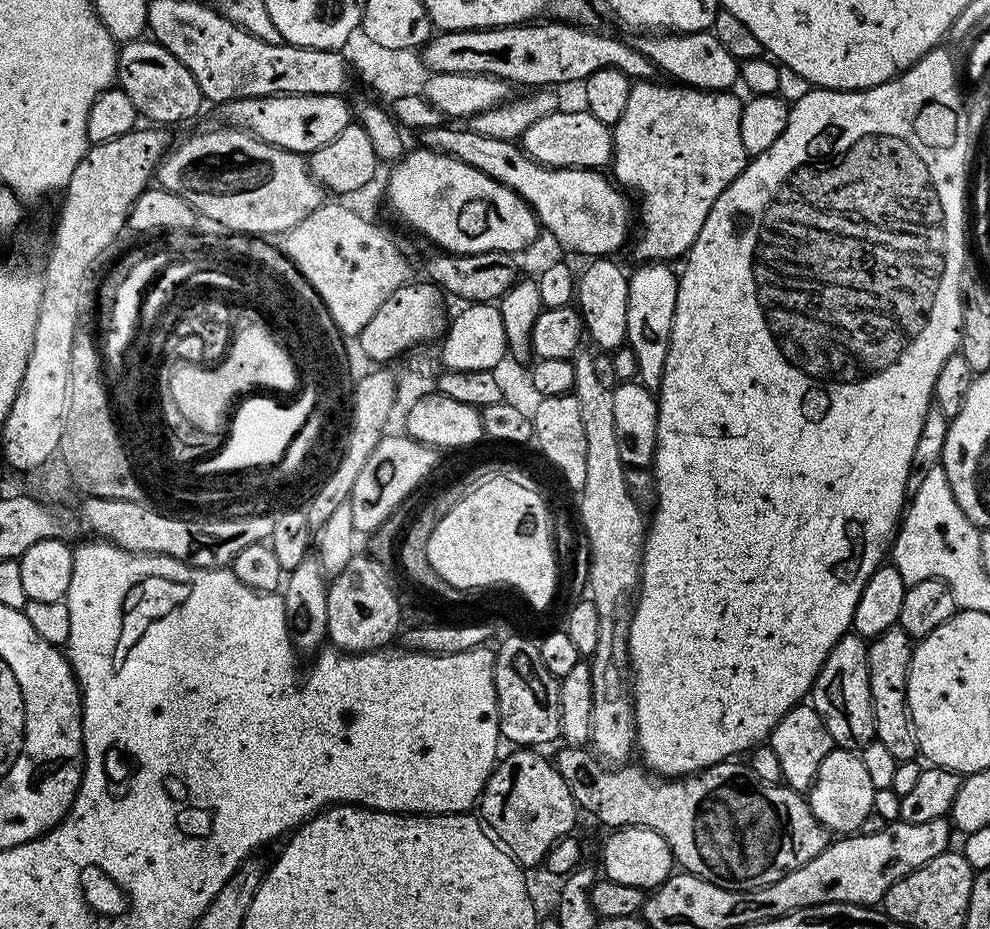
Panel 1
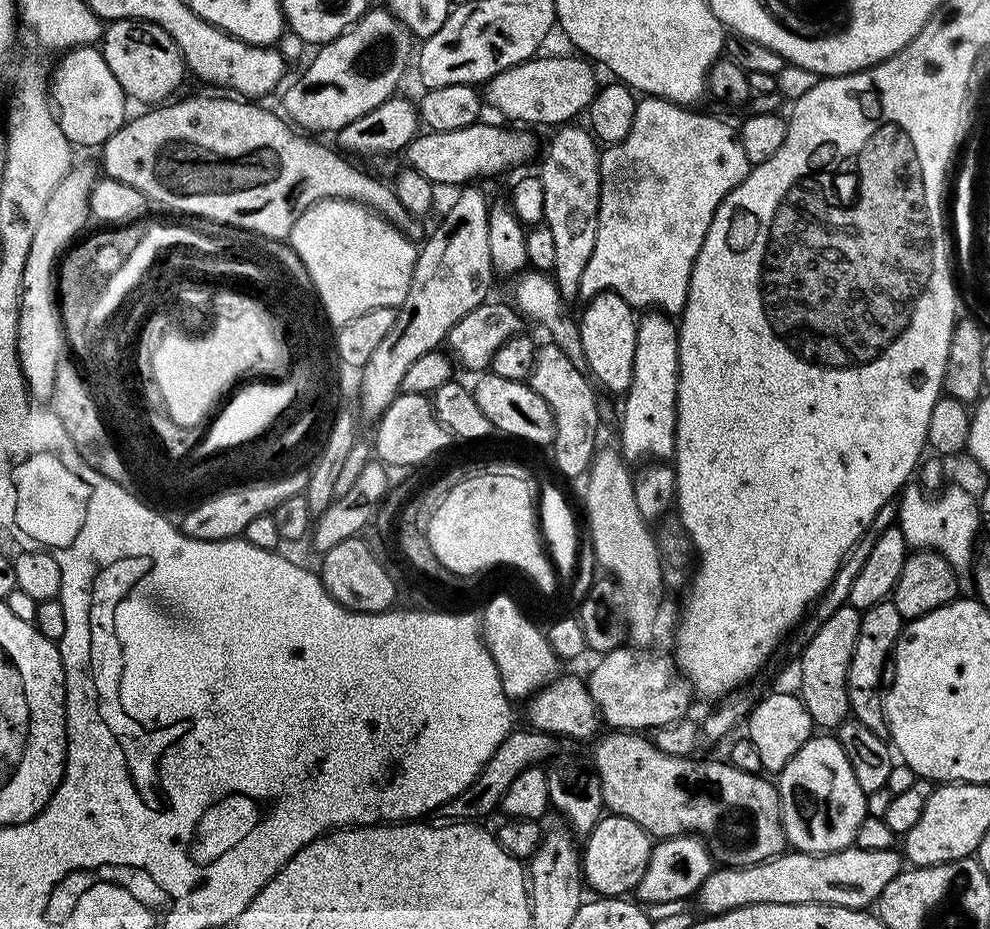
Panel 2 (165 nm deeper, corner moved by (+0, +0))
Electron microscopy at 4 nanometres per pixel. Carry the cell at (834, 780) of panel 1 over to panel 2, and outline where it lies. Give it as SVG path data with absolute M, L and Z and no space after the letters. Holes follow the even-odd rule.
M814 734L786 762L786 766L778 774L778 791L780 794L780 817L784 827L784 839L798 852L837 852L855 845L858 826L862 826L868 815L868 798L858 786L858 778L854 778L854 770L850 770L850 758L846 758L846 750L836 741L832 734Z

